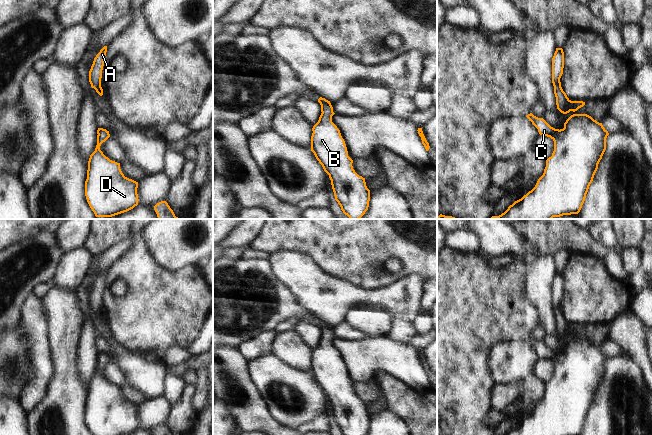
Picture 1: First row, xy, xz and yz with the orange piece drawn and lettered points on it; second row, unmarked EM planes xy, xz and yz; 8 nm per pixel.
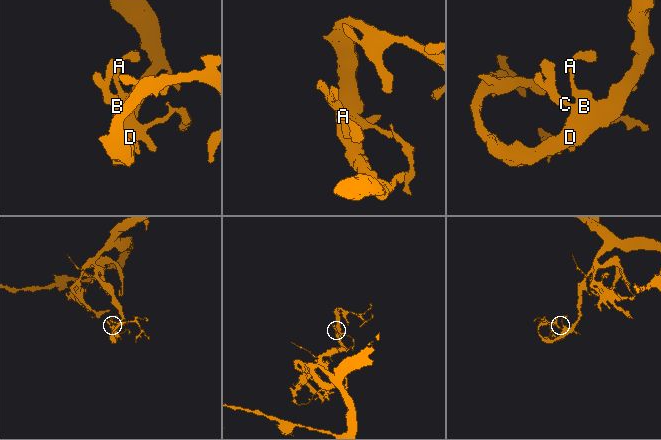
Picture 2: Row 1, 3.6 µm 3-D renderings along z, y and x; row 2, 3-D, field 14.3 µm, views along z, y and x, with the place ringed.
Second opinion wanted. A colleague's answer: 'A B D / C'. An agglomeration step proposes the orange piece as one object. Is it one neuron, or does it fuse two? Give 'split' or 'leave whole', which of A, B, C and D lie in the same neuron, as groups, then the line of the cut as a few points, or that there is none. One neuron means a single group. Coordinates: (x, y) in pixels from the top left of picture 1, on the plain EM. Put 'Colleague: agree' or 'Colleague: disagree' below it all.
leave whole | A B C D | no cut
Colleague: disagree

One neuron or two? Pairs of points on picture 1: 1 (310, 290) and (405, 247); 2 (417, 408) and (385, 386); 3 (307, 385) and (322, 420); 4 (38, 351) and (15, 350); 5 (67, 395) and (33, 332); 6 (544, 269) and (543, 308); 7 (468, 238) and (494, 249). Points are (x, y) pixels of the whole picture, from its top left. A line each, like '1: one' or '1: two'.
1: two
2: one
3: two
4: two
5: two
6: one
7: two

